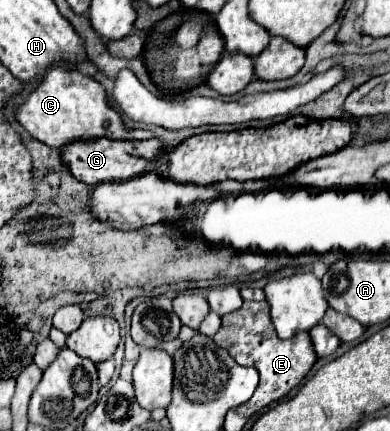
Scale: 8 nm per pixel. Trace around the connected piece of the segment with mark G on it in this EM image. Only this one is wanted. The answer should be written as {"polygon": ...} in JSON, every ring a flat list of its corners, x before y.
{"polygon":[[84,139,84,141,72,141,64,145,64,151,60,151,60,159,70,169,70,173,86,183,96,185,100,181,124,181,126,177,142,175,148,171,148,165,160,155,164,145,160,145,158,139,148,141,114,141,114,139]]}

